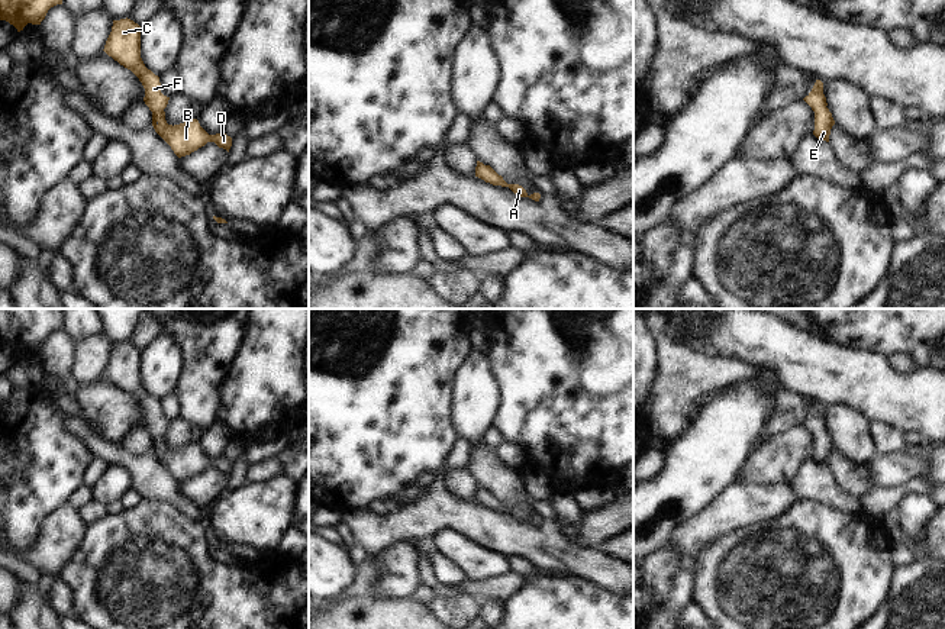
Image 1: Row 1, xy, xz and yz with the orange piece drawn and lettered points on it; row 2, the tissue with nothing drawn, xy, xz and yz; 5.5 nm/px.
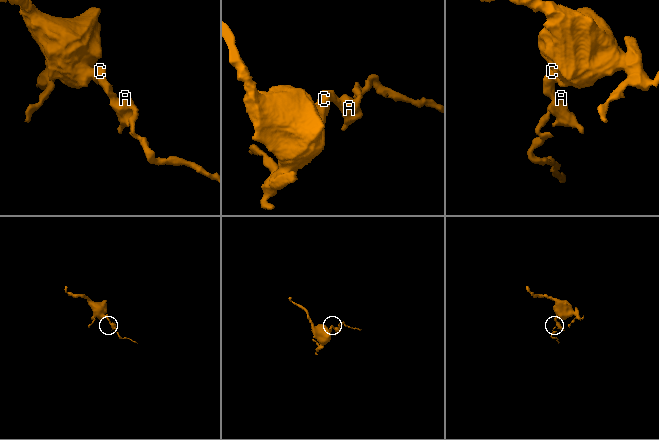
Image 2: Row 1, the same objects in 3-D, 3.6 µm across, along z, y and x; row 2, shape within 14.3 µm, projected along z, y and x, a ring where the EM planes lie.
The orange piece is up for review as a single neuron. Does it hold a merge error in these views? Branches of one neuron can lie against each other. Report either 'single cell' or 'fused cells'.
single cell

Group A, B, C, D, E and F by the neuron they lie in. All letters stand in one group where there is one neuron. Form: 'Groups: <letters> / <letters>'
Groups: A B C D E F.

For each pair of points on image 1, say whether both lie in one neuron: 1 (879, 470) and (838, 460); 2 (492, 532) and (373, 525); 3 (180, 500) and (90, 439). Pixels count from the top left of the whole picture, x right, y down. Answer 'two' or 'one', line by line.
1: two
2: one
3: one

